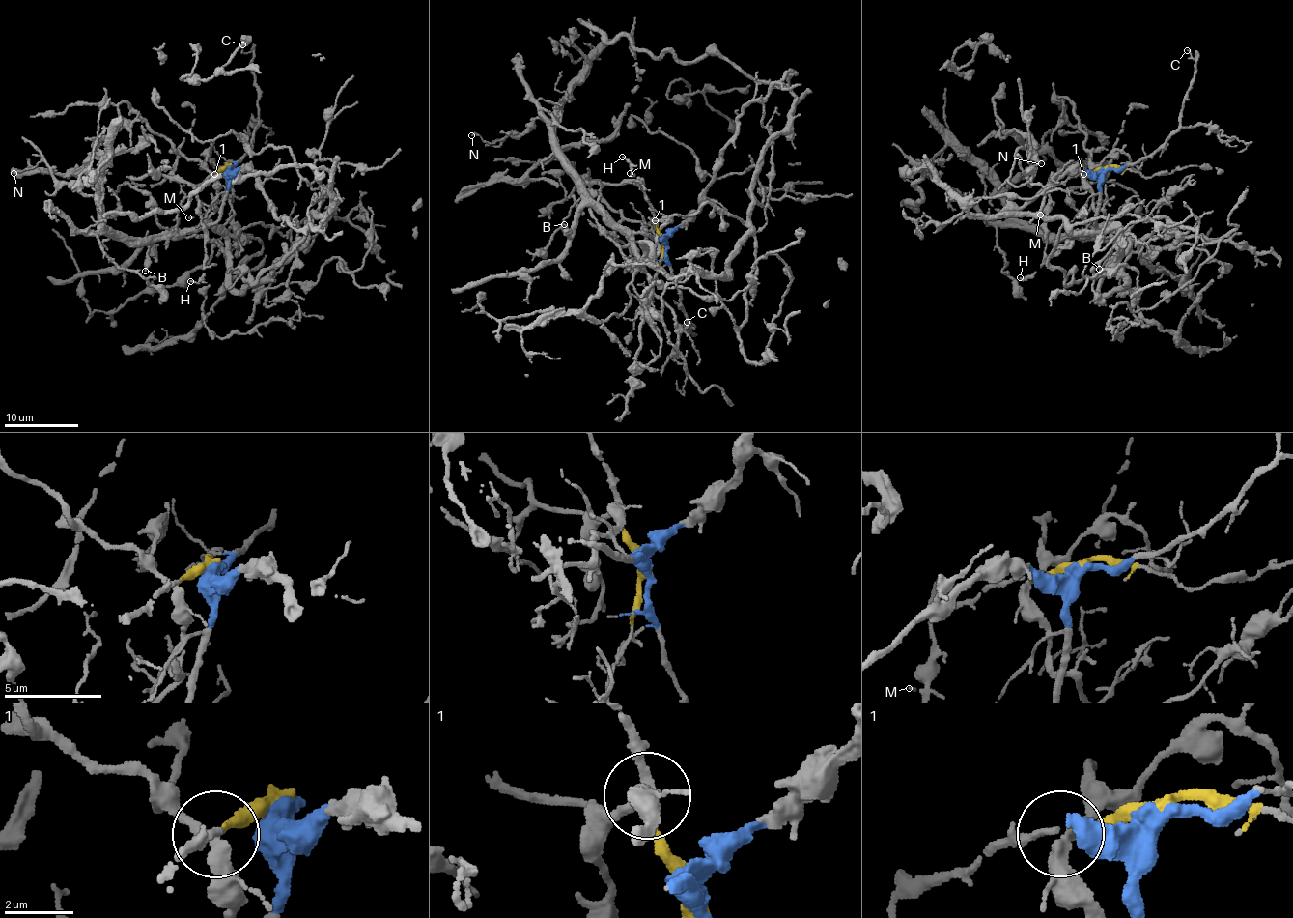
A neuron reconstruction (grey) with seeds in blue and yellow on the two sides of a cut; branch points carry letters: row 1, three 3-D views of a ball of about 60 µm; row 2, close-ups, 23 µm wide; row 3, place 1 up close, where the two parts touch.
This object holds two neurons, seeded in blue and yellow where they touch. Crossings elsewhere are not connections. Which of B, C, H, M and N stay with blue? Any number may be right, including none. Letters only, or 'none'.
B, C, N

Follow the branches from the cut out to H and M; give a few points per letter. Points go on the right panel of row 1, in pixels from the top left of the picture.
H: (1105, 169), (1069, 176), (1051, 187), (1043, 260), (1036, 272), (1021, 278)
M: (1105, 169), (1069, 176), (1065, 181), (1056, 183), (1049, 189), (1049, 207), (1040, 215)

